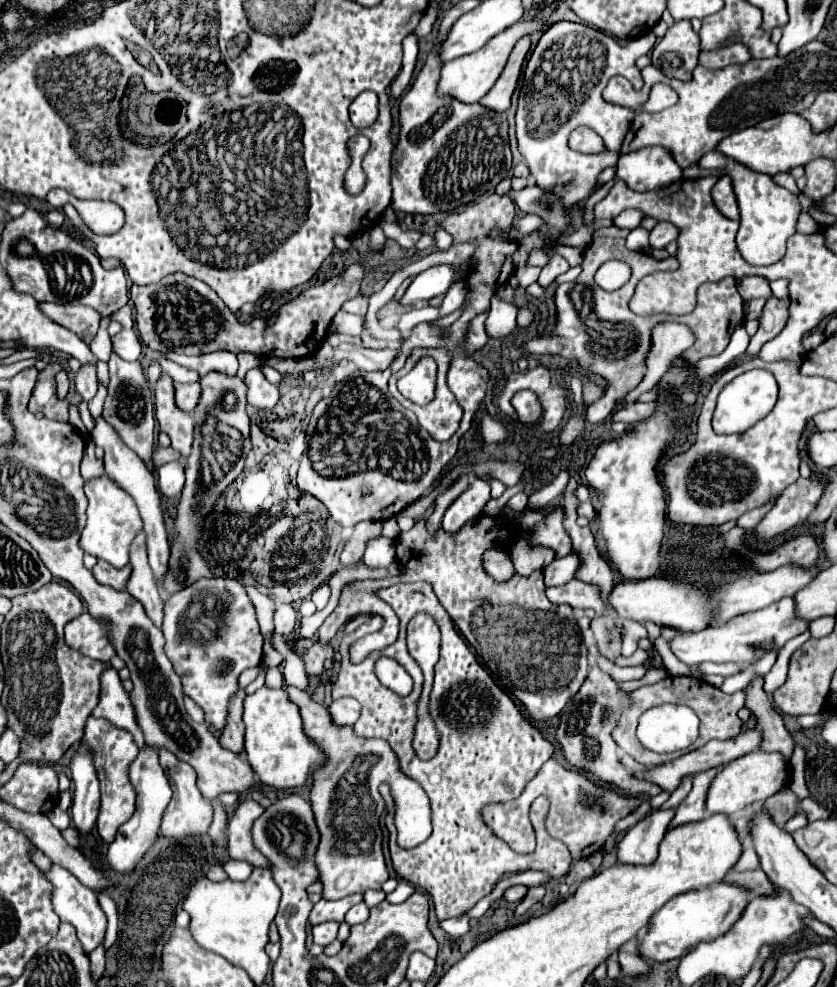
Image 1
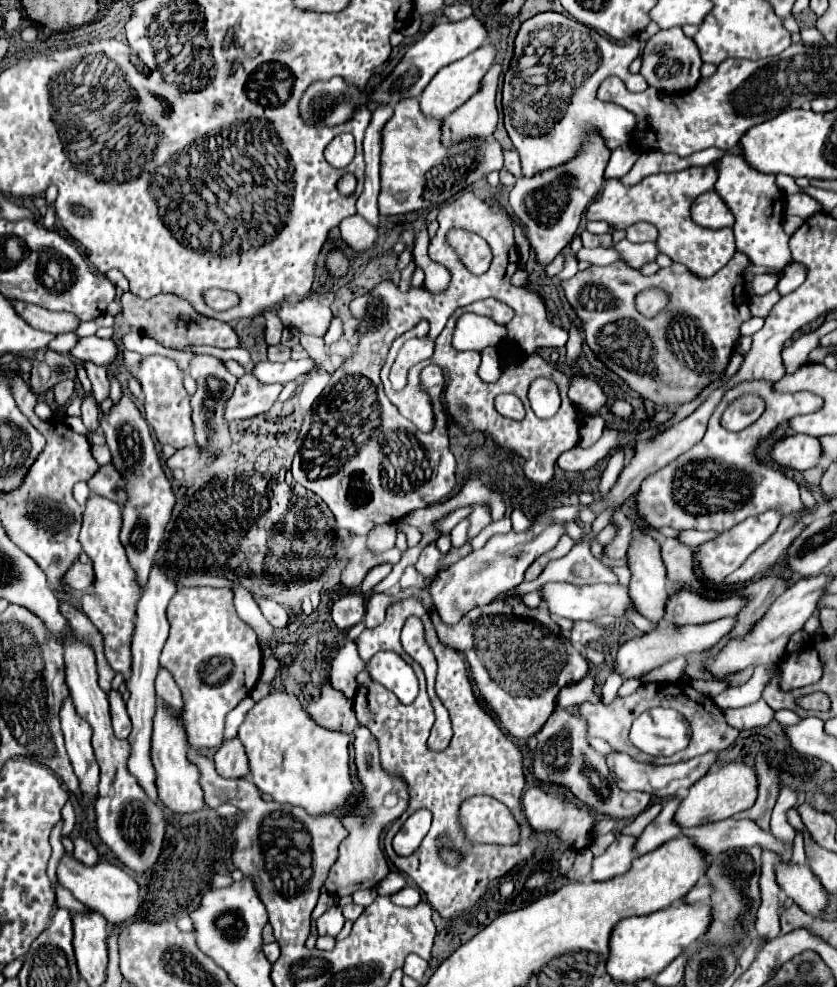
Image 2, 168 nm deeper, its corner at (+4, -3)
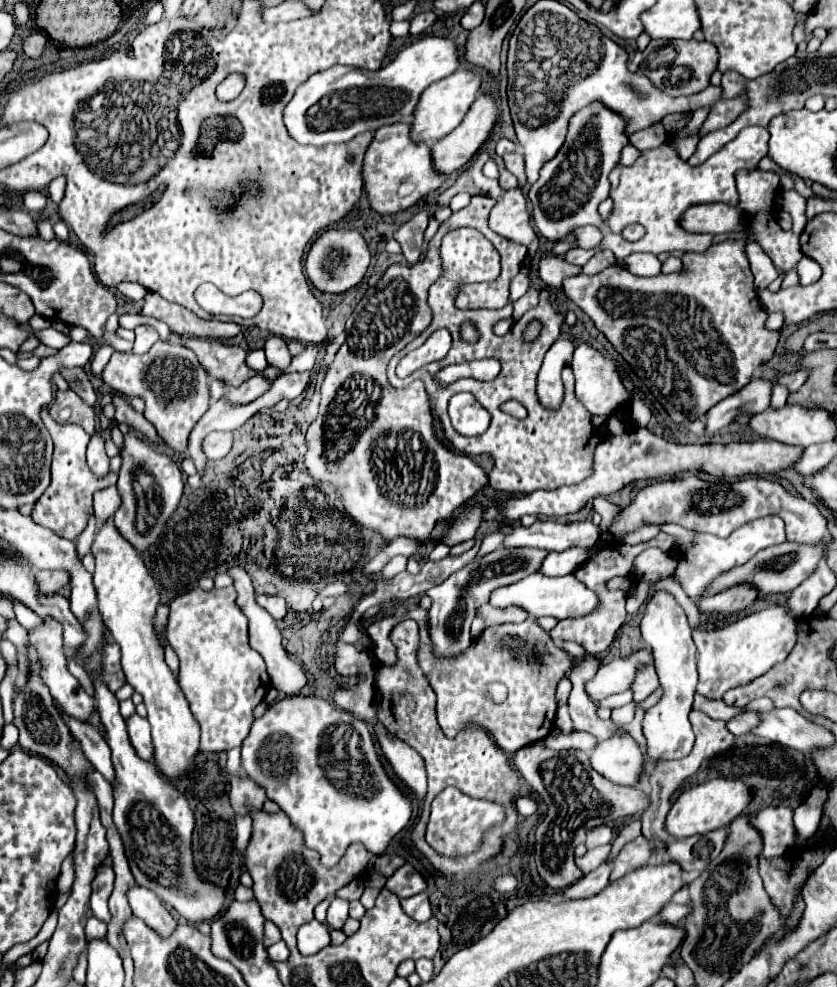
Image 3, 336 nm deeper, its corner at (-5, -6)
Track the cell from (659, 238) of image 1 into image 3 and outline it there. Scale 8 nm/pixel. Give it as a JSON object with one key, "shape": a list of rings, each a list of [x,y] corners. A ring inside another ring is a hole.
{"shape":[[[628,225],[628,227],[622,231],[622,237],[624,237],[626,241],[638,241],[640,237],[644,237],[644,233],[646,233],[646,229],[644,229],[642,225]]]}

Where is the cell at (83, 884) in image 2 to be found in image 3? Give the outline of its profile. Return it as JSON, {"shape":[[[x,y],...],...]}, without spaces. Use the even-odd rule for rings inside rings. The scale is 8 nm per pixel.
{"shape":[[[134,885],[132,889],[128,889],[126,897],[128,897],[128,903],[132,907],[134,917],[146,921],[156,933],[168,937],[174,931],[176,921],[166,911],[166,907],[156,897],[156,893],[152,893],[150,889],[144,889],[140,885]]]}

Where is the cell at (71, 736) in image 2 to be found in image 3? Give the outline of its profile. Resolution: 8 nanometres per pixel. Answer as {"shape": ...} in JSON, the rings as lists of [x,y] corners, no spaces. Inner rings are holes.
{"shape":[[[46,619],[40,629],[34,629],[28,633],[28,639],[36,647],[38,663],[42,665],[42,679],[50,687],[50,693],[52,693],[54,701],[60,705],[60,709],[64,709],[64,713],[68,713],[68,717],[80,717],[80,721],[90,721],[90,717],[94,713],[94,699],[82,689],[78,679],[70,675],[70,671],[66,667],[66,649],[64,649],[60,633],[62,633],[60,625],[56,621]]]}

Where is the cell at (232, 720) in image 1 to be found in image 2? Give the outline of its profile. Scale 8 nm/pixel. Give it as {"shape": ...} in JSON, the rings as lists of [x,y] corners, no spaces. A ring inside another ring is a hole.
{"shape":[[[237,738],[225,742],[215,754],[215,770],[223,778],[245,778],[249,776],[249,764],[245,750]]]}

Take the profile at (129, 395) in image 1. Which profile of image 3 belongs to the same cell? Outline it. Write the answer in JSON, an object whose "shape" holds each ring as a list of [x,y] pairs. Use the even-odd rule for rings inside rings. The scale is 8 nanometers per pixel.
{"shape":[[[132,429],[124,435],[124,447],[120,451],[122,467],[118,479],[118,491],[122,497],[120,509],[114,513],[114,525],[140,553],[146,553],[166,529],[166,521],[176,513],[182,499],[182,473],[178,465],[162,451],[158,451],[144,437],[136,437]]]}

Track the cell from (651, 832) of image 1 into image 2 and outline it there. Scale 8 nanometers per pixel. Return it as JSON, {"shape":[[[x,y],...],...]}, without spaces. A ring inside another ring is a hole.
{"shape":[[[619,834],[615,842],[597,858],[593,858],[593,868],[589,874],[589,880],[593,882],[603,882],[609,878],[615,878],[623,872],[627,872],[627,866],[637,858],[633,850],[635,838],[633,836],[623,836]]]}

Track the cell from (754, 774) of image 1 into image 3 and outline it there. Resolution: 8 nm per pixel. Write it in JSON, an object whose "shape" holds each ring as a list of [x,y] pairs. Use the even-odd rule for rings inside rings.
{"shape":[[[712,779],[702,785],[696,785],[688,791],[684,791],[672,805],[668,817],[666,817],[666,831],[672,837],[690,837],[690,835],[702,835],[720,827],[726,827],[734,817],[744,813],[748,805],[752,803],[754,793],[748,785],[744,785],[740,779]]]}

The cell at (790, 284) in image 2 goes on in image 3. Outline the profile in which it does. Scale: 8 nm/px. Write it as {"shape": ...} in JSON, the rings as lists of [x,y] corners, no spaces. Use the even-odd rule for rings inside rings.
{"shape":[[[802,257],[796,265],[796,271],[800,277],[800,285],[810,285],[820,279],[820,265],[810,257]]]}

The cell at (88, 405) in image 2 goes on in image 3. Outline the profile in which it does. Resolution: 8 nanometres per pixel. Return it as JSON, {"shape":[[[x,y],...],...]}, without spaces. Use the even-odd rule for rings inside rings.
{"shape":[[[100,429],[90,439],[90,445],[88,445],[88,465],[90,465],[90,469],[98,477],[104,477],[110,471],[108,469],[108,455],[104,451],[104,439],[102,439]]]}

